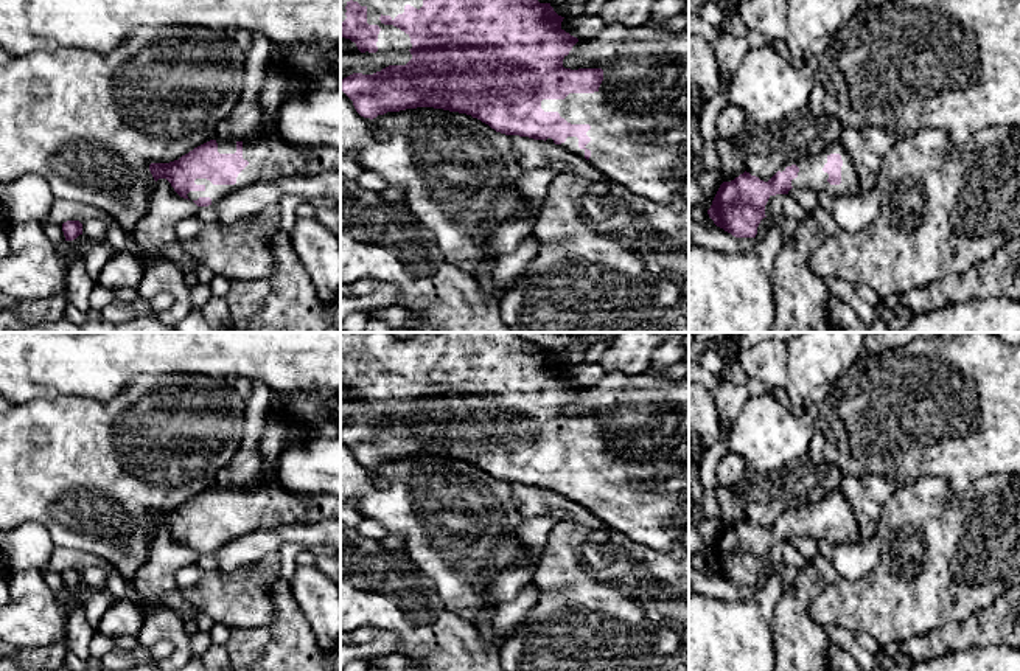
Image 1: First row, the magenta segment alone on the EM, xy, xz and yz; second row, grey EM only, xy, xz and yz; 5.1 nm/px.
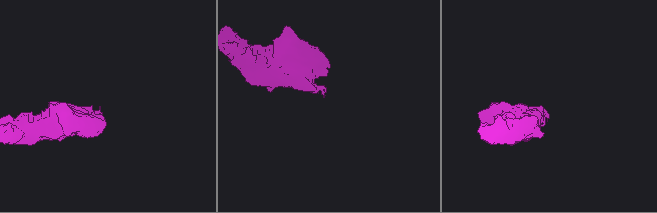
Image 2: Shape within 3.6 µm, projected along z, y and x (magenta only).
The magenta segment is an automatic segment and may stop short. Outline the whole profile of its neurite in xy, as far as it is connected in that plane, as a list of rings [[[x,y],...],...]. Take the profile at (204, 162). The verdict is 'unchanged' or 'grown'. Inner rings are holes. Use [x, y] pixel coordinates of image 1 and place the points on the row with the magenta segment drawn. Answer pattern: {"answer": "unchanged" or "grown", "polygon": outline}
{"answer": "grown", "polygon": [[[281,137],[250,143],[210,140],[179,160],[151,163],[149,171],[155,182],[166,179],[180,197],[208,207],[260,182],[341,171],[341,151],[319,148],[302,154]]]}

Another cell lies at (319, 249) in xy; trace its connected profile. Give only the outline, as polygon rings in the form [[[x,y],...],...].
[[[299,217],[291,244],[316,287],[319,301],[333,303],[341,290],[341,238],[316,219]]]

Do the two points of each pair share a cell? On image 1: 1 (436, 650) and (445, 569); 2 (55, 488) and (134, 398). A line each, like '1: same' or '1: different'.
1: different
2: same

